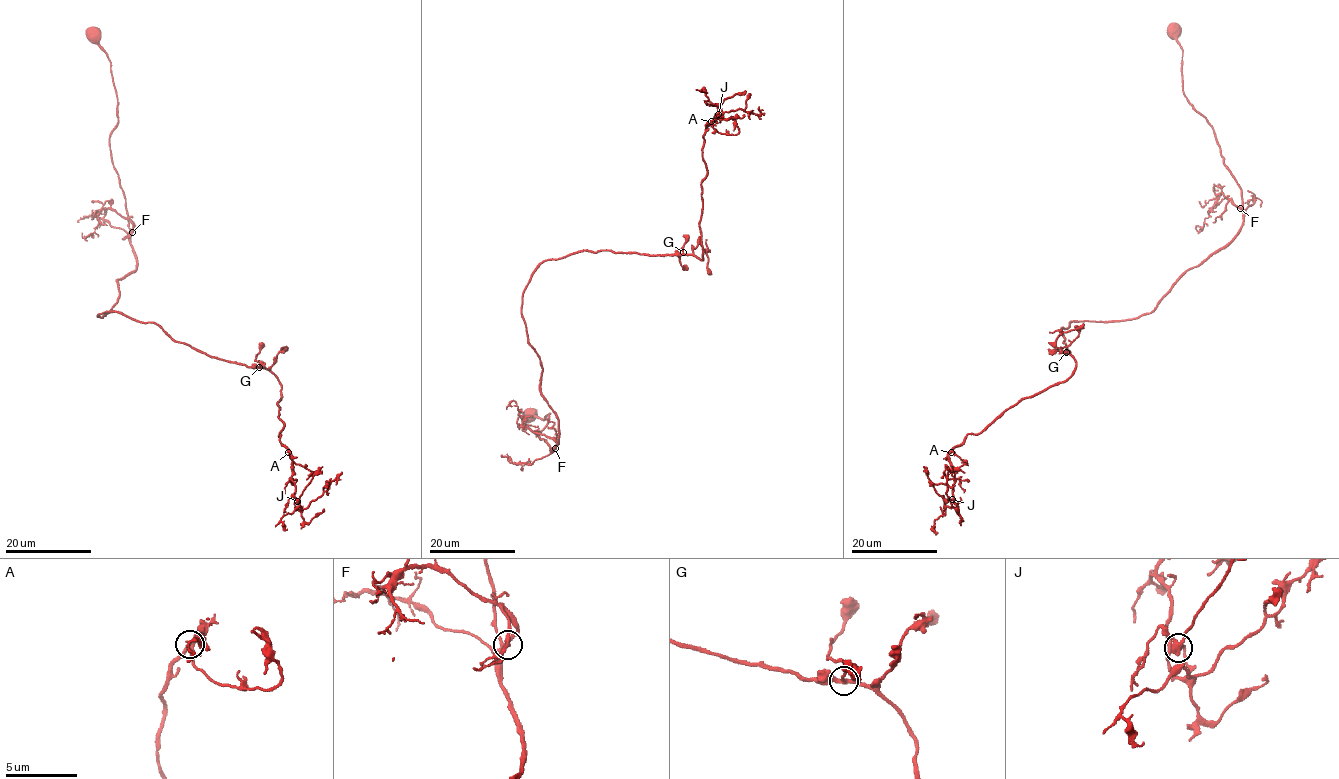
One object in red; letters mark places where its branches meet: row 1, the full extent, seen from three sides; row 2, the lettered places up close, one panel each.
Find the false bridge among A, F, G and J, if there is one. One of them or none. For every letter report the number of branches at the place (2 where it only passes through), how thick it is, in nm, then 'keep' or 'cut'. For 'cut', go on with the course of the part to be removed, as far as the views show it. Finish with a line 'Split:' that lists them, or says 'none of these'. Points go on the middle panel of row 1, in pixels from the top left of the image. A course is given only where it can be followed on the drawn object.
A: 3 | 280 nm | keep
F: 3 | 220 nm | keep
G: 3 | 240 nm | keep
J: 3 | 260 nm | cut | (719, 113), (721, 103), (746, 91)
Split: J

